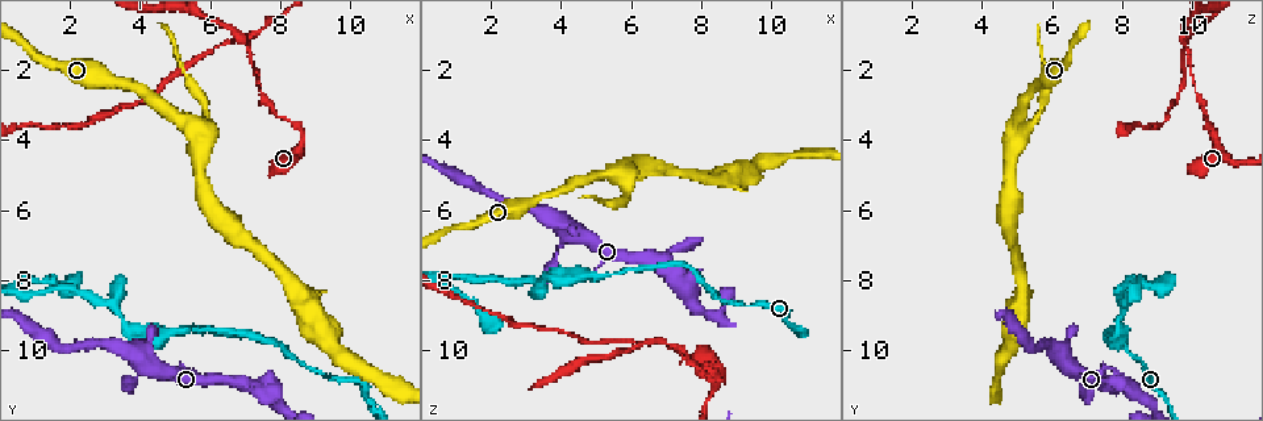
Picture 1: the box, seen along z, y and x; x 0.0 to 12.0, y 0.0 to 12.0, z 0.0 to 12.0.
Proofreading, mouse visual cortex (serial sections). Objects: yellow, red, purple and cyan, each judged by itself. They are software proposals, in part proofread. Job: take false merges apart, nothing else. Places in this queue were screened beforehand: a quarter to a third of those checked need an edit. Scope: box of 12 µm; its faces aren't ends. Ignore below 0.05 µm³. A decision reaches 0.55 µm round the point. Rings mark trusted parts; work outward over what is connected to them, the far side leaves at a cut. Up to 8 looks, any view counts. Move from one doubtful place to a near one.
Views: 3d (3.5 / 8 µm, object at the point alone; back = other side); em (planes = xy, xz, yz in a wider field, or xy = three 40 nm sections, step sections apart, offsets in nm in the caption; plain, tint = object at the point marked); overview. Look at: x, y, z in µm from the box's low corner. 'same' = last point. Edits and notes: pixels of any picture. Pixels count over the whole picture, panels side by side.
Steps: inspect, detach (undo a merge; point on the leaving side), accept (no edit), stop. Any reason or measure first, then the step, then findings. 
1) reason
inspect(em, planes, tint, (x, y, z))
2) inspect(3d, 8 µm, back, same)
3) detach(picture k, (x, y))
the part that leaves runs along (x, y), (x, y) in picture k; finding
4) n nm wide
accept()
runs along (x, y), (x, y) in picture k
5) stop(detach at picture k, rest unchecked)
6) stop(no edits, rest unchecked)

inspect(3d, 8 µm, (3.9, 10.8, 7.3))

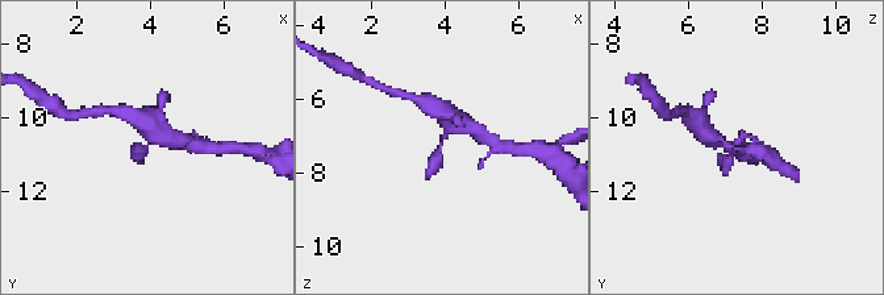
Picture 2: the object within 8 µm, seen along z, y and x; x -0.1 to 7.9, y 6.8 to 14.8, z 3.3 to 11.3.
inspect(em, planes, tint, (3.9, 10.9, 7.3))

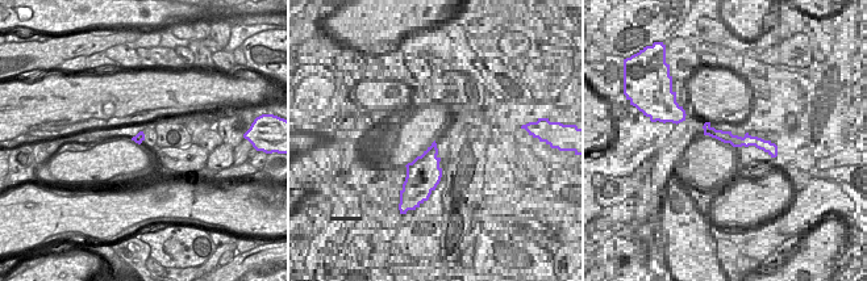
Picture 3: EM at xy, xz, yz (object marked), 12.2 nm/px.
120 nm wide
accept()
runs along (462, 120), (443, 138), (426, 177) in picture 2; one cell here

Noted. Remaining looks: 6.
a fork
inspect(em, xy, step 2, tint, (3.2, 8.8, 8.0))

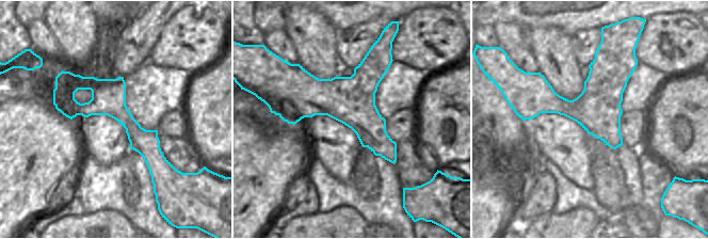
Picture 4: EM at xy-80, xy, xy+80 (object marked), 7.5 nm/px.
see where the arms go
inspect(3d, 3.5 µm, same)

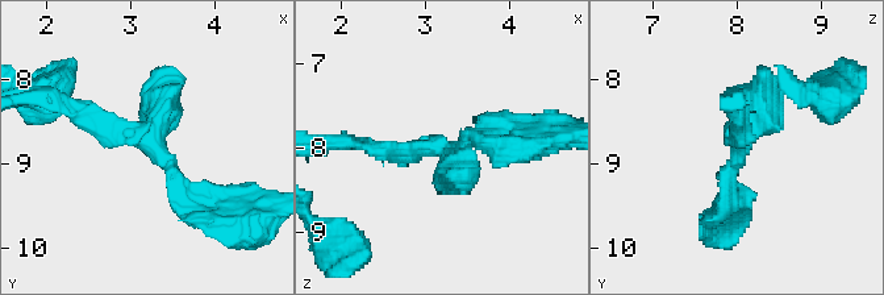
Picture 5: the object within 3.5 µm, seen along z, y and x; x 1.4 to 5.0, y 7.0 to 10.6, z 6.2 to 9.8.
accept()
runs along (207, 200), (146, 140), (74, 111) in picture 5; all the same cell

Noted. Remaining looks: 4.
three-way junction
inspect(3d, 3.5 µm, (5.4, 3.6, 4.9))

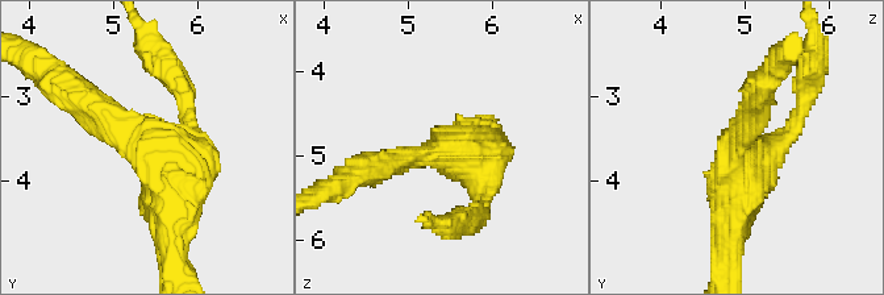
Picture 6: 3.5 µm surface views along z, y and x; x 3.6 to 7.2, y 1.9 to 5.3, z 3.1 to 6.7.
3 arms; arms of 200, 300, 400 nm; need the tissue
inspect(em, planes, tint, (5.45, 3.60, 4.95))

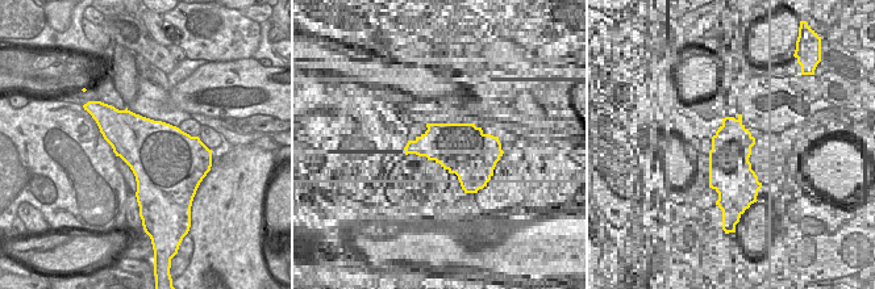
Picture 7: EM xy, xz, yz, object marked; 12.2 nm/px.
accept()
runs along (99, 108), (171, 161), (171, 254) in picture 6; all the same cell

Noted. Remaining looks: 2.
stop(no edits, rest unchecked)

